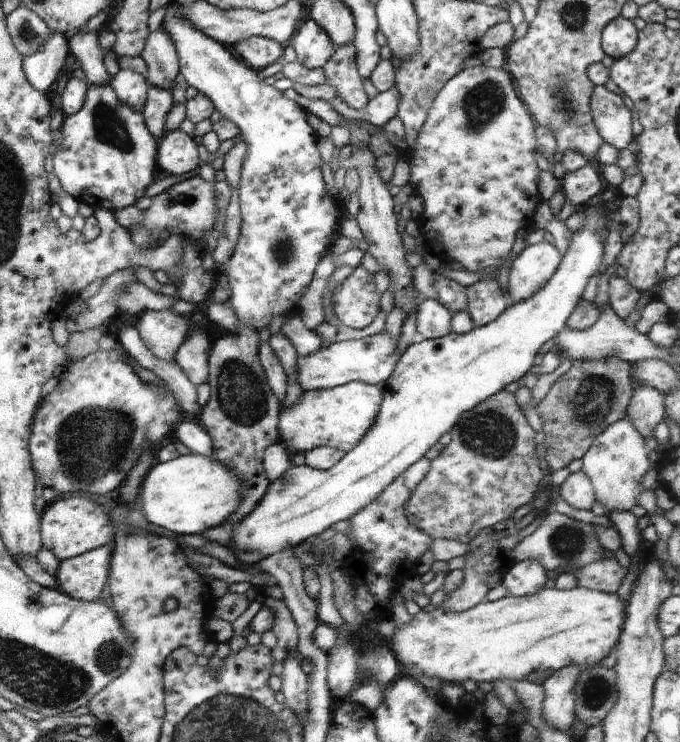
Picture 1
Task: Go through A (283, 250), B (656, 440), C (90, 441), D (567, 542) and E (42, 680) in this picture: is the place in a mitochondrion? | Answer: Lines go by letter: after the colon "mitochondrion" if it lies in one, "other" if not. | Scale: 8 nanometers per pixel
A: mitochondrion
B: other
C: mitochondrion
D: mitochondrion
E: mitochondrion

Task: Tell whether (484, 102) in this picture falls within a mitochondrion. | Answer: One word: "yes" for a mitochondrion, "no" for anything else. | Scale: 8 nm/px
yes

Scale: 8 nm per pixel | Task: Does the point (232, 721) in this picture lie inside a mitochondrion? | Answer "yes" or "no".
yes

